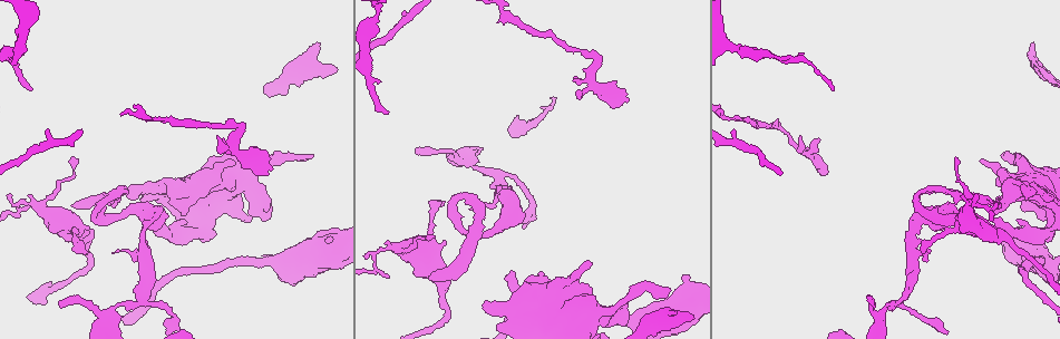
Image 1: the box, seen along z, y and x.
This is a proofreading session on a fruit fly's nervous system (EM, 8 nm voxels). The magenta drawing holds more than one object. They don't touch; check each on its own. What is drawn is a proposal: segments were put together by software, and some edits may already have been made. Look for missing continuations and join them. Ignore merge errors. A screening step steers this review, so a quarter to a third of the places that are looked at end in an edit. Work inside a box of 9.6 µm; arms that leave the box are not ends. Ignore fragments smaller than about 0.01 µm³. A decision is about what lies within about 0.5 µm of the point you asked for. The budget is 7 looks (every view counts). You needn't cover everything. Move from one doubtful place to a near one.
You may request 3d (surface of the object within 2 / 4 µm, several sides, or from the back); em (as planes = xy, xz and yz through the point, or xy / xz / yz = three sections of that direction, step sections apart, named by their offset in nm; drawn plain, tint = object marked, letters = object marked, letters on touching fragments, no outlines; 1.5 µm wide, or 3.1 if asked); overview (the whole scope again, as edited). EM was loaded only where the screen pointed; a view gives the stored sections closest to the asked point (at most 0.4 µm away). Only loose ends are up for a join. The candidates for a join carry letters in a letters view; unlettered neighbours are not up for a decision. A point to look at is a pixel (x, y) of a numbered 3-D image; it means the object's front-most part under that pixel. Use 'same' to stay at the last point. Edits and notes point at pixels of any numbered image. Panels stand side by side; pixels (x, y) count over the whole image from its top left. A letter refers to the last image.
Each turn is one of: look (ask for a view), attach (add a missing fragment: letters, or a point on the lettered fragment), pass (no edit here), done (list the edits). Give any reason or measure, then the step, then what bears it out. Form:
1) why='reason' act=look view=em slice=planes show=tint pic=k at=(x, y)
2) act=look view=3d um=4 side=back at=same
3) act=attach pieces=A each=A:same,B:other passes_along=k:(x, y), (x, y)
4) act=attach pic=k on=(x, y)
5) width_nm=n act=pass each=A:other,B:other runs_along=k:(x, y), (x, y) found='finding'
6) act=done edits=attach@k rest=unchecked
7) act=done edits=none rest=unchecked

why='thin end' act=look view=3d um=4 pic=1 at=(120, 320)

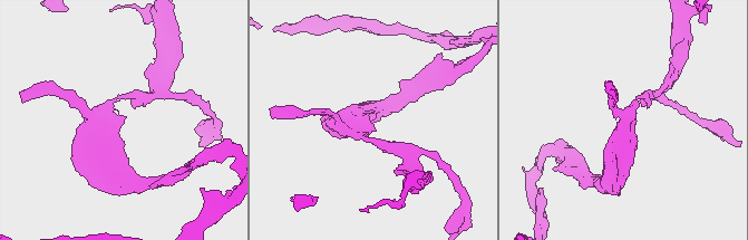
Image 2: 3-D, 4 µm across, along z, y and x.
arms=3 why='now the EM' act=look view=em slice=xy step=4 show=letters pic=2 at=(372, 123)

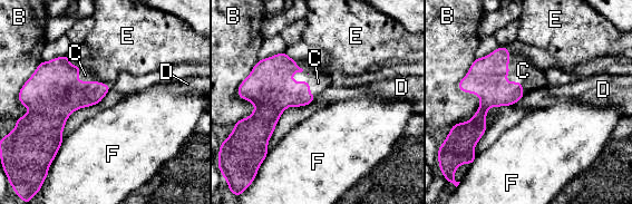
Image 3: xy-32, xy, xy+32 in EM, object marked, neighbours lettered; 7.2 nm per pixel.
why='another direction' act=look view=em slice=planes show=letters at=same

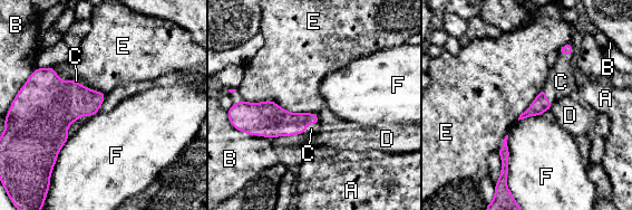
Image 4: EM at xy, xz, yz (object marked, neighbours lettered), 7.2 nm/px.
act=attach pieces=C each=A:other,B:other,C:same,D:other,E:other,F:other passes_along=4:(272, 121), (305, 130), (311, 129) found='it goes on there'

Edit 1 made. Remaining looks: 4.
why='tapers out' act=look view=em slice=planes show=letters pic=1 at=(914, 217)

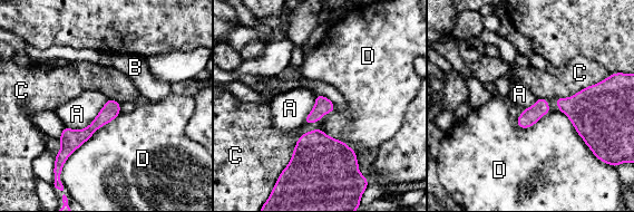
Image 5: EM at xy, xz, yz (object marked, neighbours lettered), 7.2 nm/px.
longest_contact=D:650nm act=pass each=A:other,B:other,C:other,D:other found='no lettered fragment goes on from it'

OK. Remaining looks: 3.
why='free end' act=look view=3d um=4 pic=1 at=(312, 155)

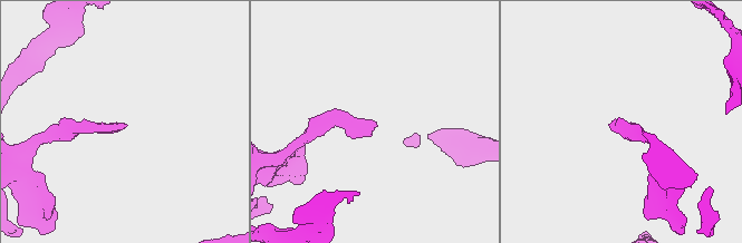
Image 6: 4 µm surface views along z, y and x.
act=look view=em slice=yz step=4 show=letters pic=6 at=(376, 122)

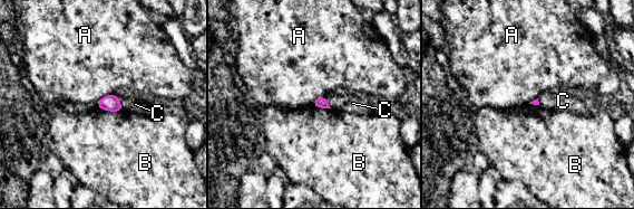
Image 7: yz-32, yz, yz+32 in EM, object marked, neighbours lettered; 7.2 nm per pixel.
why='another direction' act=look view=em slice=planes show=letters at=same

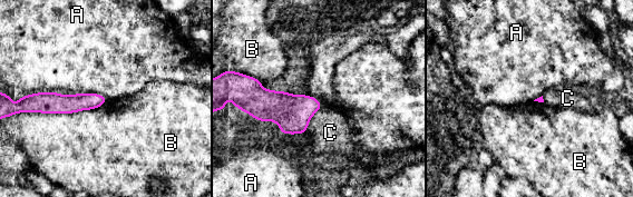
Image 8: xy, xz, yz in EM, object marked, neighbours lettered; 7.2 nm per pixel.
act=pass each=A:other,B:other,C:other runs_along=8:(103, 99), (72, 104), (38, 104) found='no lettered fragment goes on from it'

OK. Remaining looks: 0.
act=done edits=attach@4 rest=unchecked

